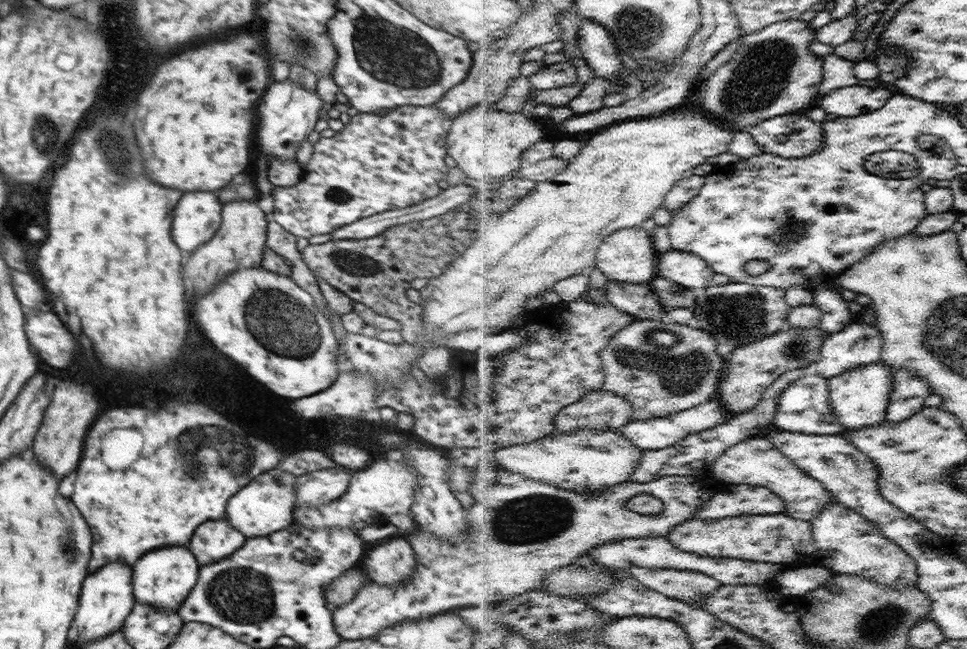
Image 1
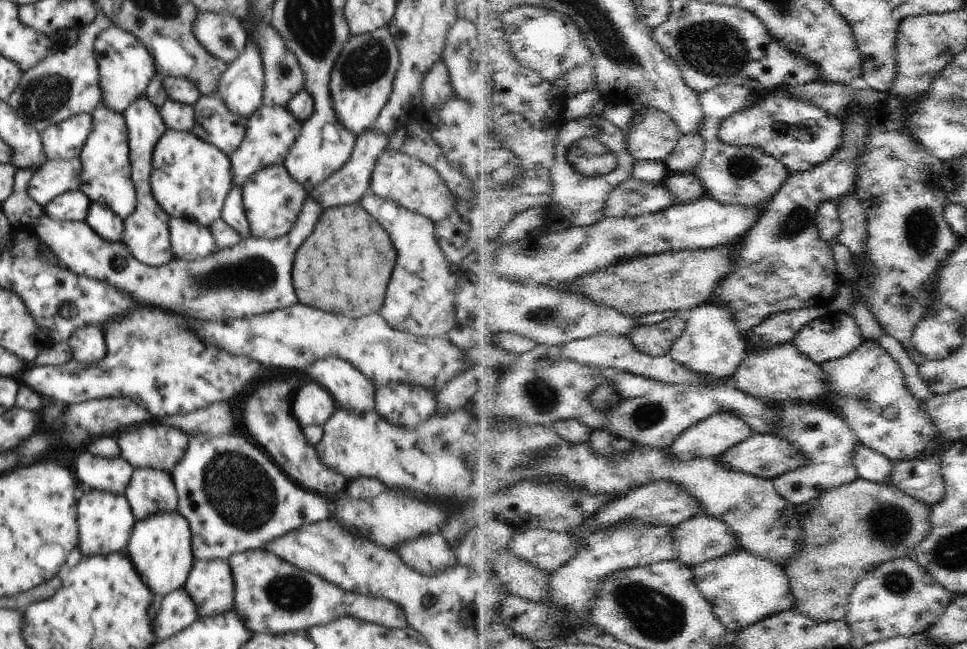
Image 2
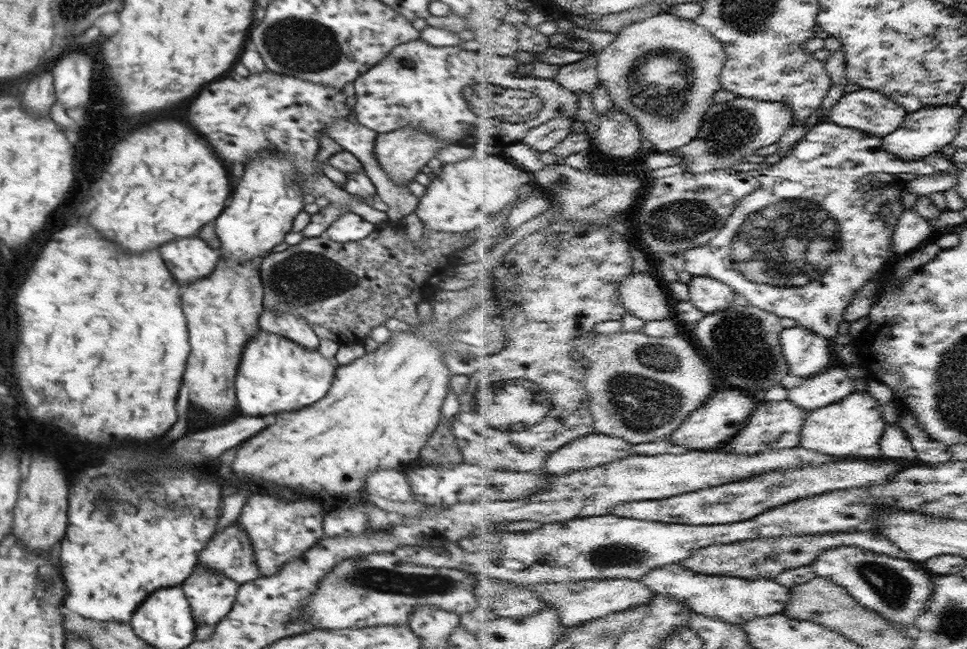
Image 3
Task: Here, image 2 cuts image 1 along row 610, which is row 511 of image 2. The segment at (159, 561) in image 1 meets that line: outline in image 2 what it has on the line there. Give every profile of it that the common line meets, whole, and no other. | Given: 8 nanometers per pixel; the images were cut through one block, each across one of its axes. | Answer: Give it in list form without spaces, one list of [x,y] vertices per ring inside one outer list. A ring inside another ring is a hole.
[[[177,511],[152,514],[143,521],[135,522],[126,547],[126,555],[158,600],[182,589],[187,581],[195,561],[191,536],[188,521]]]

